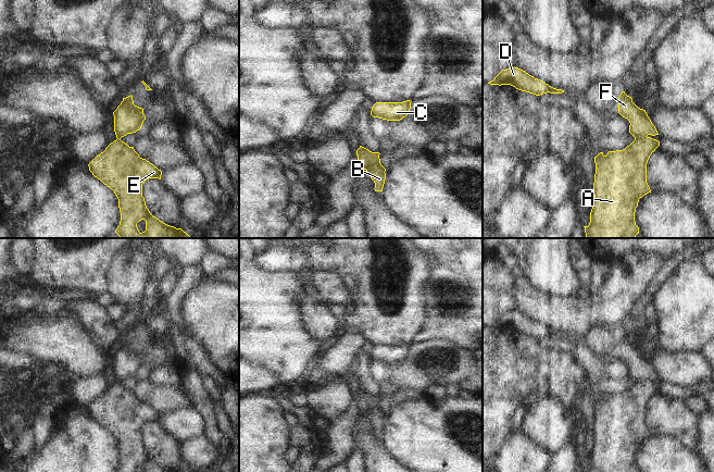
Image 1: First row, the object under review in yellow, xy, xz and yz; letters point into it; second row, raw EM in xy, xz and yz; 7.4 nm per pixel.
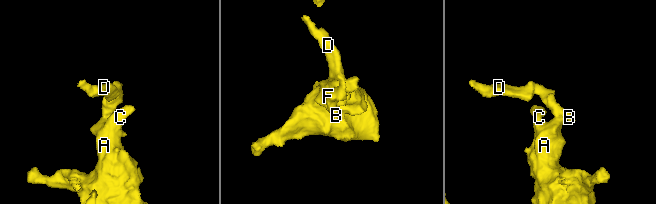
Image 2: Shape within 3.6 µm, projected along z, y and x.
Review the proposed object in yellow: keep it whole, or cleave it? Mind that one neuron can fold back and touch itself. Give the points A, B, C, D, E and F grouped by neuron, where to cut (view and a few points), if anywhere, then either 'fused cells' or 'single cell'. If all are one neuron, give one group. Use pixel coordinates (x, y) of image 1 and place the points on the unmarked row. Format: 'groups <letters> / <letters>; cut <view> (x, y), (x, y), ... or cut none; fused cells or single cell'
groups A C E / B D F; cut xz (379, 406), (365, 412); fused cells

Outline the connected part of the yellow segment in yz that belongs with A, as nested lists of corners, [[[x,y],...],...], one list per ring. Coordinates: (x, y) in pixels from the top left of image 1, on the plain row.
[[[646,380],[635,383],[623,394],[609,395],[606,399],[600,396],[594,400],[594,443],[590,467],[584,470],[585,472],[639,472],[636,469],[635,456],[639,443],[651,436],[647,426],[647,407],[659,389],[659,384]]]

